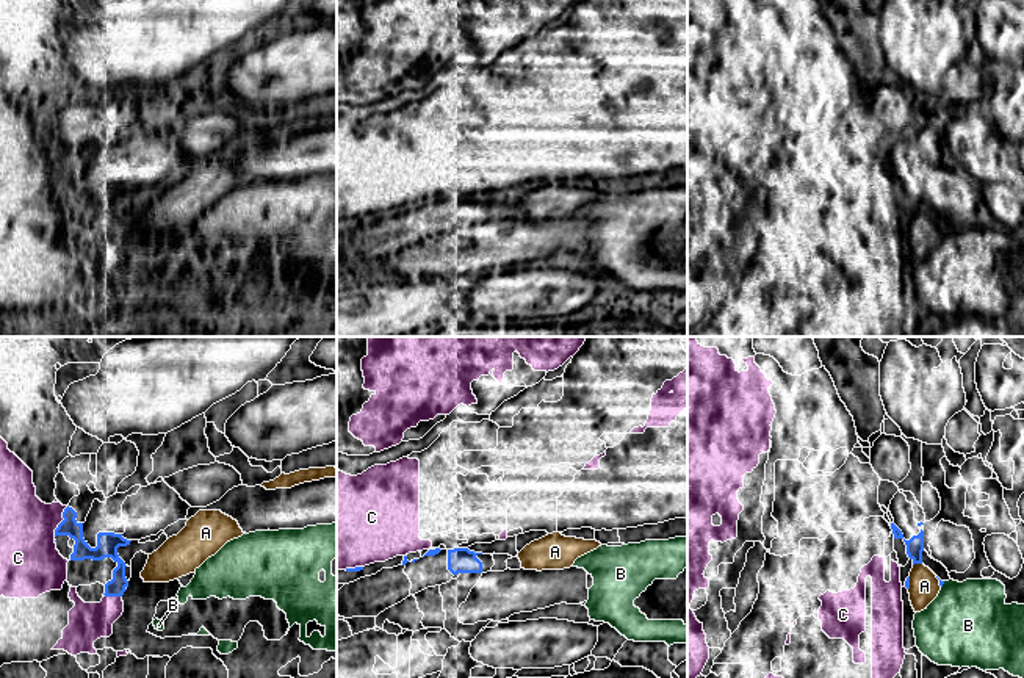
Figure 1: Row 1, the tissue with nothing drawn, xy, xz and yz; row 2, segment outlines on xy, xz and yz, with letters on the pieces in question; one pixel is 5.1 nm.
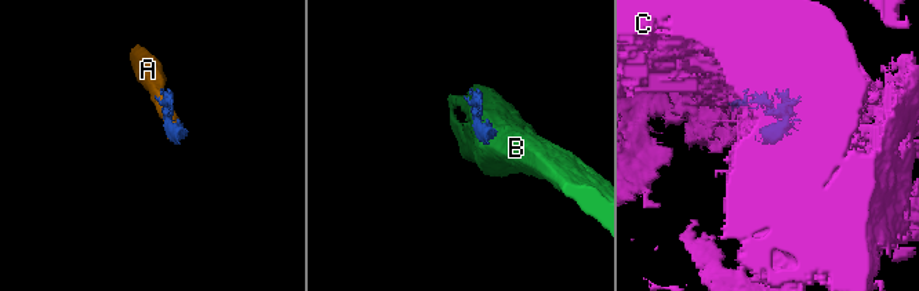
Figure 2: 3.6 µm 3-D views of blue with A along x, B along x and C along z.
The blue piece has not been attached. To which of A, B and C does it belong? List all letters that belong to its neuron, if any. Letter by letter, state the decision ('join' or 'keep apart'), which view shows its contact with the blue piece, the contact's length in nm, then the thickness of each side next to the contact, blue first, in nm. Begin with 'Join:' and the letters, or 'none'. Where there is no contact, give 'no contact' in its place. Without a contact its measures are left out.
Join: A
A: join; contact in yz; length 50 nm; calibres 90 and 160 nm
B: keep apart; contact in yz; length 40 nm; calibres 20 and 440 nm
C: keep apart; contact in xy; length 180 nm; calibres 100 and 300 nm

